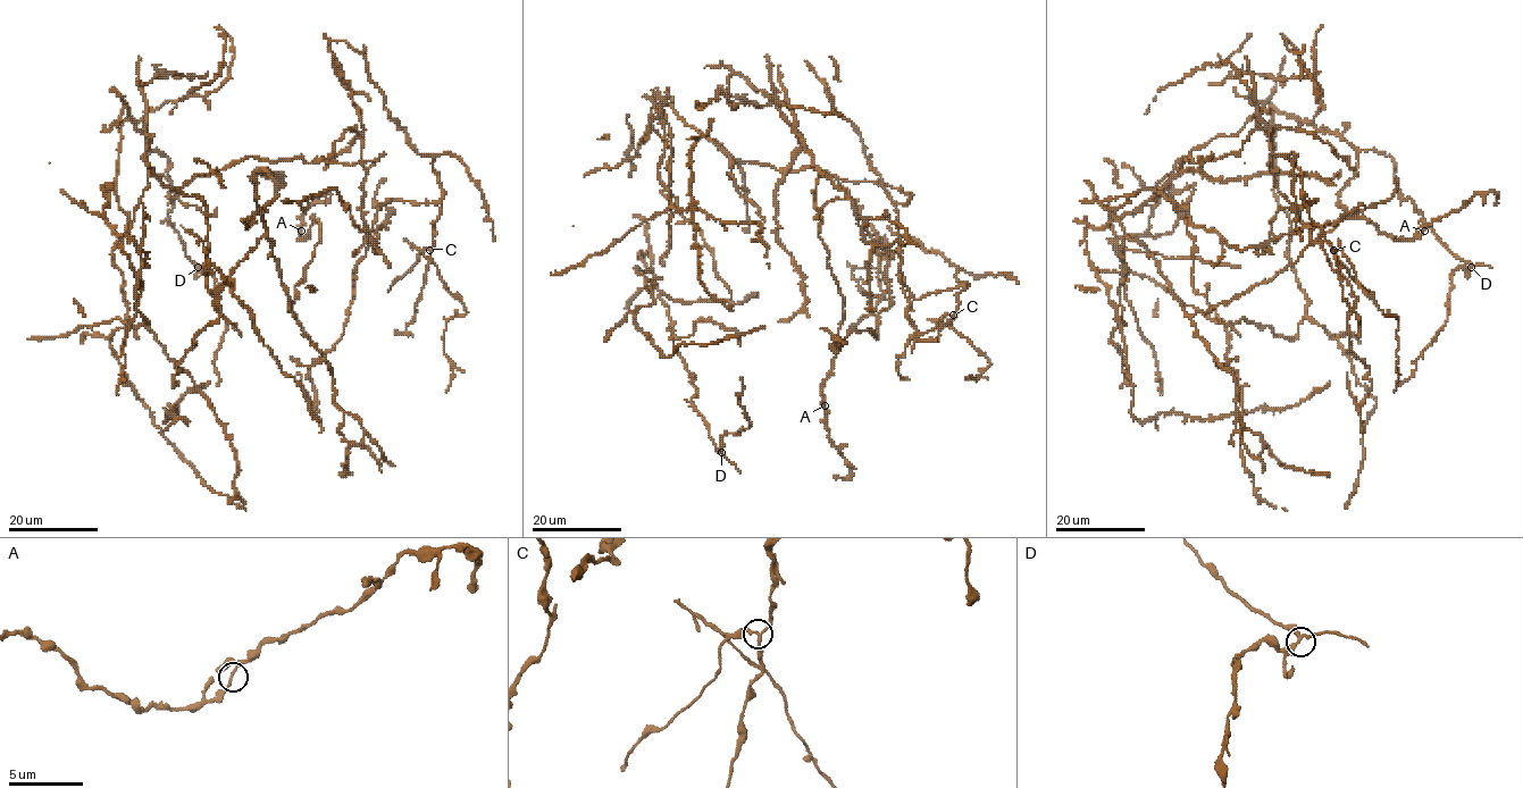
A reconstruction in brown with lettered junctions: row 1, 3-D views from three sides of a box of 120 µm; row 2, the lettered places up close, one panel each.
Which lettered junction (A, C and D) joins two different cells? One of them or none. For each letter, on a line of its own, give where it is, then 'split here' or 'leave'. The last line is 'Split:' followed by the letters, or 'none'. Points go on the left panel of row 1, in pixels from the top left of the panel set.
A: at (301, 231); leave
C: at (429, 250); split here
D: at (198, 267); leave
Split: C

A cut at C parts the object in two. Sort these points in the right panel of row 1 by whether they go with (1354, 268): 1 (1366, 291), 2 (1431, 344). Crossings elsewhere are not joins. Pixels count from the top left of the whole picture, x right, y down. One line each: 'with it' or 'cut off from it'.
1: with it
2: cut off from it

